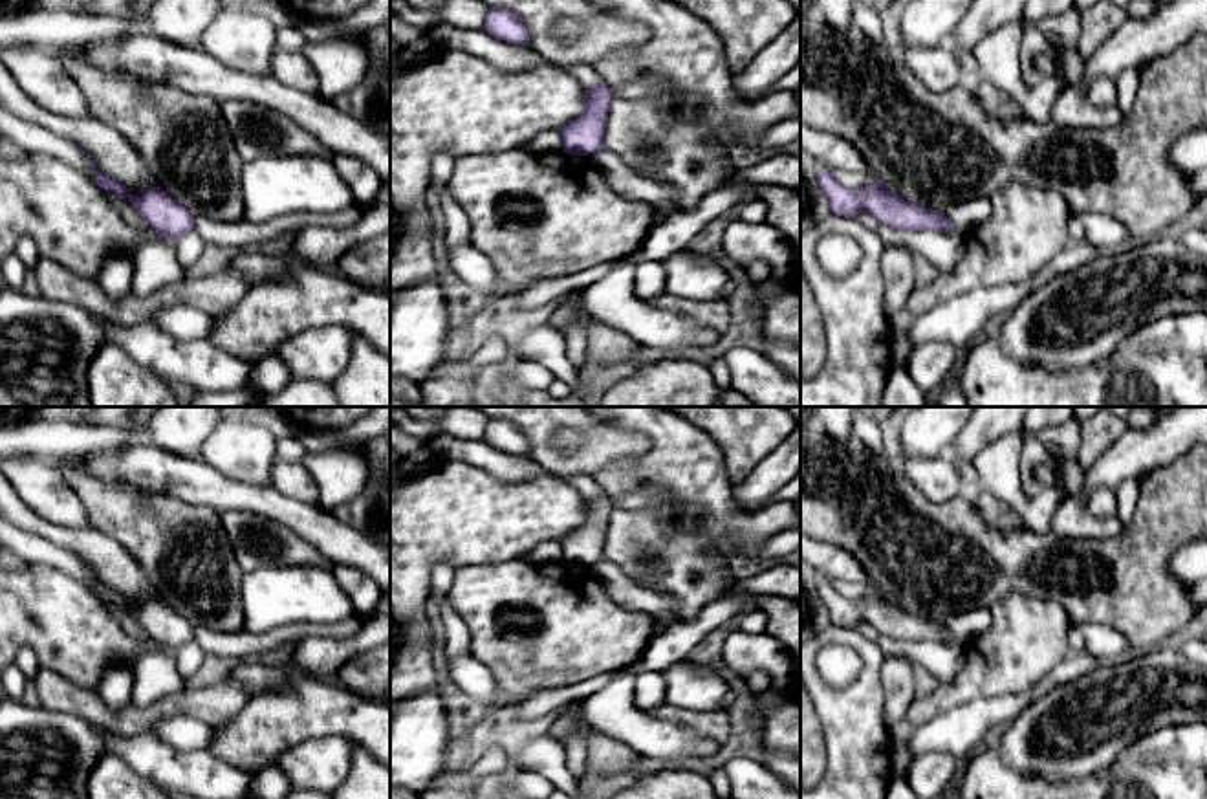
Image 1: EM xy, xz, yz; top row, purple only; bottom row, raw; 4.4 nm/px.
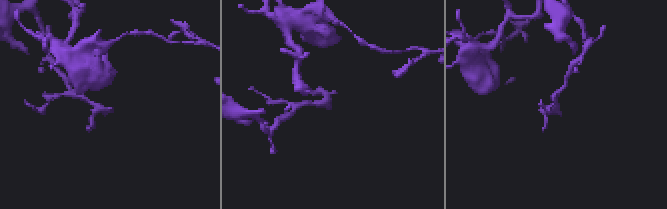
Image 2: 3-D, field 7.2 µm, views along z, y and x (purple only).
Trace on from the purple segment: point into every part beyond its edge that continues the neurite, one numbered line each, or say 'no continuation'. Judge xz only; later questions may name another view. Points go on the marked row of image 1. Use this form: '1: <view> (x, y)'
no continuation

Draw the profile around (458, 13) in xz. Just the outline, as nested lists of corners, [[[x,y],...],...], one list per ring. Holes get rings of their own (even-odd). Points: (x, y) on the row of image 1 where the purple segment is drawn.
[[[390,0],[390,13],[423,37],[443,24],[456,29],[482,29],[487,11],[489,7],[480,0],[441,0],[425,9],[416,9],[407,0]]]

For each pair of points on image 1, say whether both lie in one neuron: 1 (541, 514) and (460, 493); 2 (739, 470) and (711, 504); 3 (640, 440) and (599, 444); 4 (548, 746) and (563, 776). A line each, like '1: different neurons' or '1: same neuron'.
1: same neuron
2: different neurons
3: same neuron
4: same neuron

